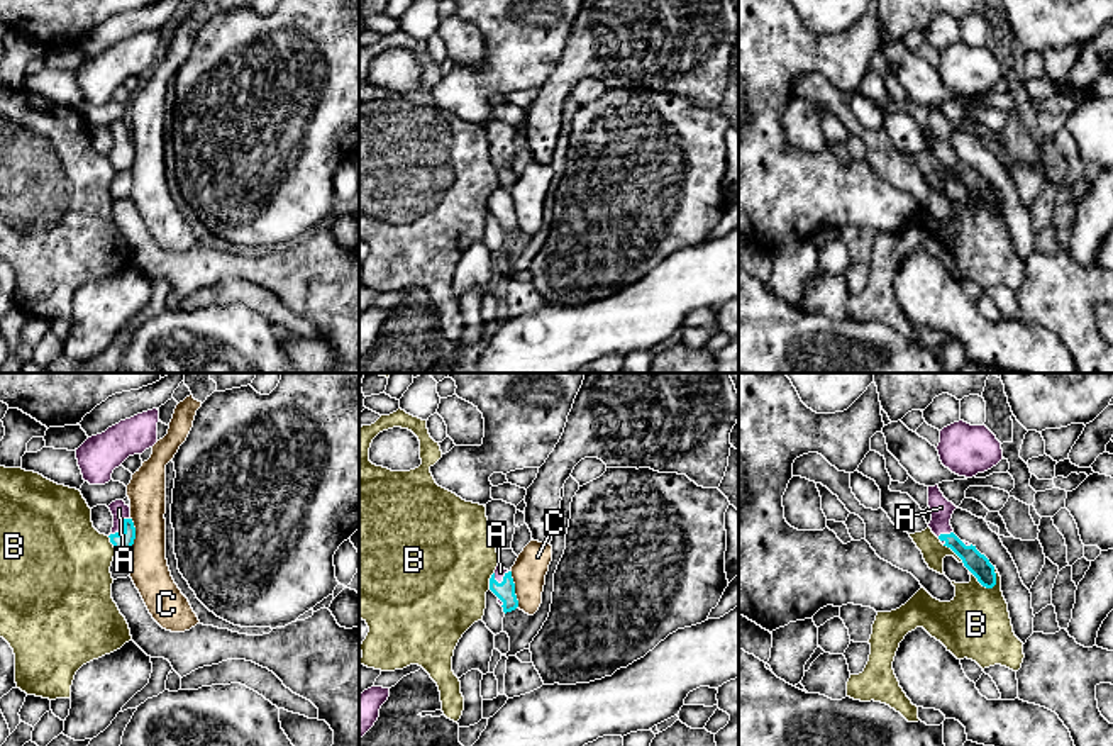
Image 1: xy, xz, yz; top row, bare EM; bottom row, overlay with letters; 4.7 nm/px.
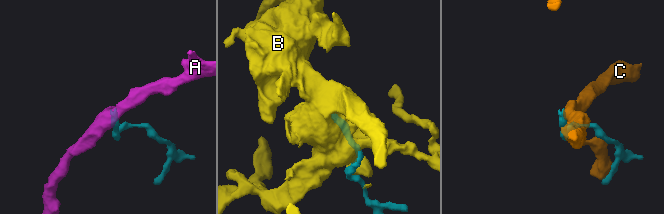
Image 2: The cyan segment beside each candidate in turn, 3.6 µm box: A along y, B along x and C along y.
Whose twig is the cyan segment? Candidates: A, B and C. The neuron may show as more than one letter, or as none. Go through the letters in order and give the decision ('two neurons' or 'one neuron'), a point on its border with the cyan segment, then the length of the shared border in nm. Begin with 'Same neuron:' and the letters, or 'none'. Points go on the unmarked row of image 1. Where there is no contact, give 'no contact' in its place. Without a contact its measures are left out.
Same neuron: A
A: one neuron; contact xy (124, 150); length 130 nm
B: two neurons; contact yz (983, 205); length 150 nm
C: two neurons; contact xz (514, 209); length 170 nm

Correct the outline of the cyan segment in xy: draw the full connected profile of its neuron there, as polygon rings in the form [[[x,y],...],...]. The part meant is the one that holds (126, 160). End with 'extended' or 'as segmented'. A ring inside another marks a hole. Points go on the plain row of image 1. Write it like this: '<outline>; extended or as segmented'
[[[115,120],[108,125],[114,136],[110,163],[115,171],[130,170],[136,159],[136,148],[130,139],[130,127],[124,120]]]; extended

